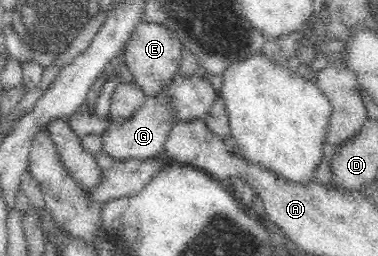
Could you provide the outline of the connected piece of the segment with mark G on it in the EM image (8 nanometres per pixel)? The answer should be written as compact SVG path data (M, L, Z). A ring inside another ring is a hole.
M164 87L155 97L146 97L140 110L124 124L115 124L113 120L108 120L108 130L101 136L103 145L100 153L106 153L115 161L134 158L146 160L156 157L163 153L164 142L168 140L168 134L170 134L175 121L172 101Z

